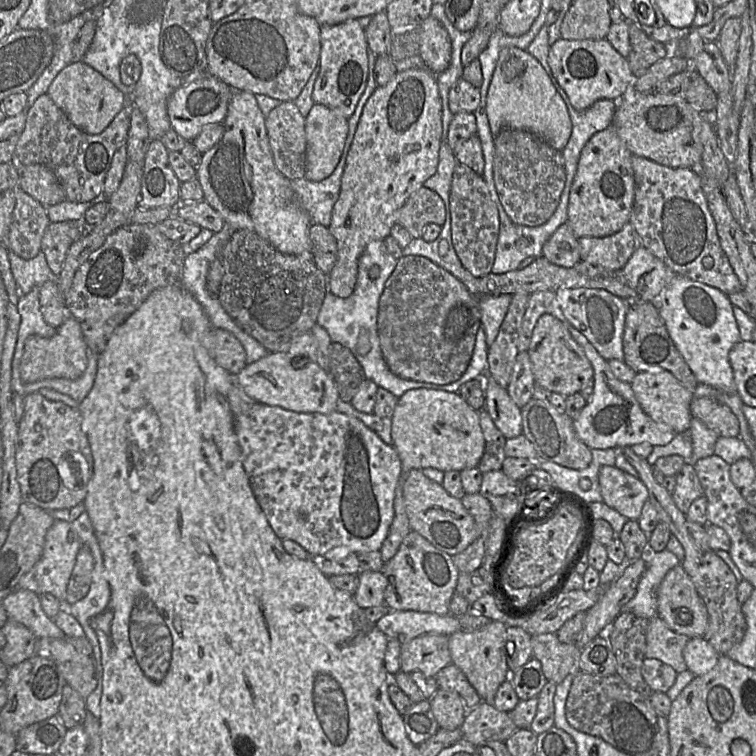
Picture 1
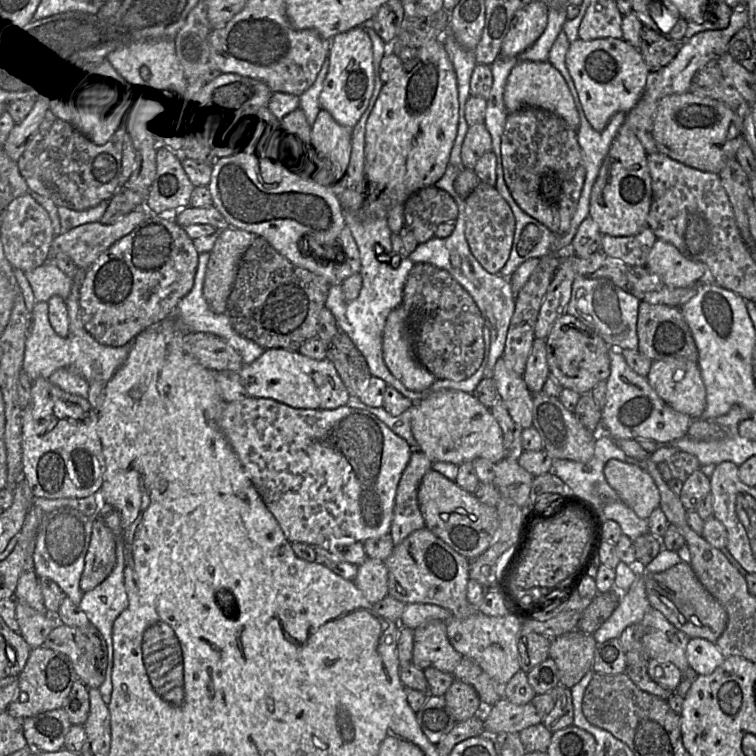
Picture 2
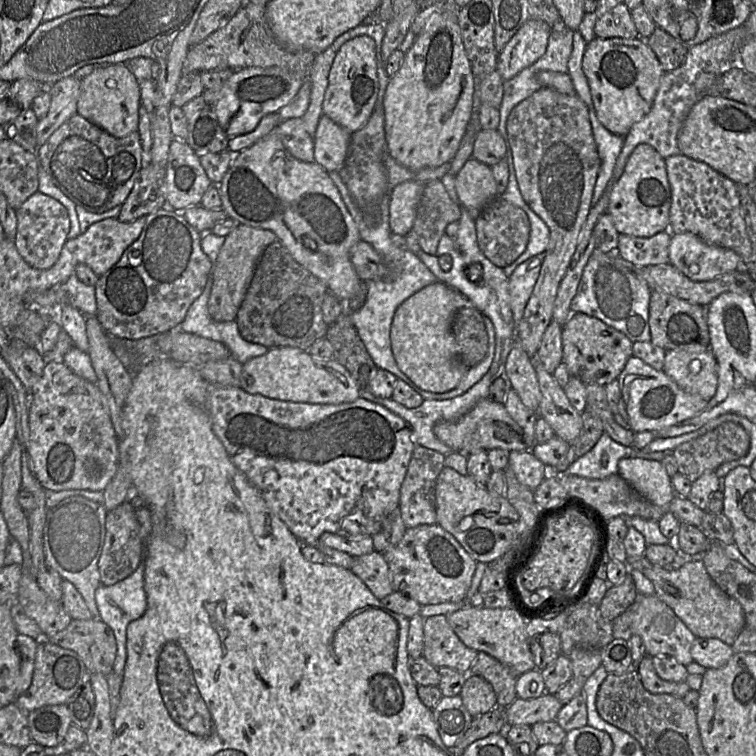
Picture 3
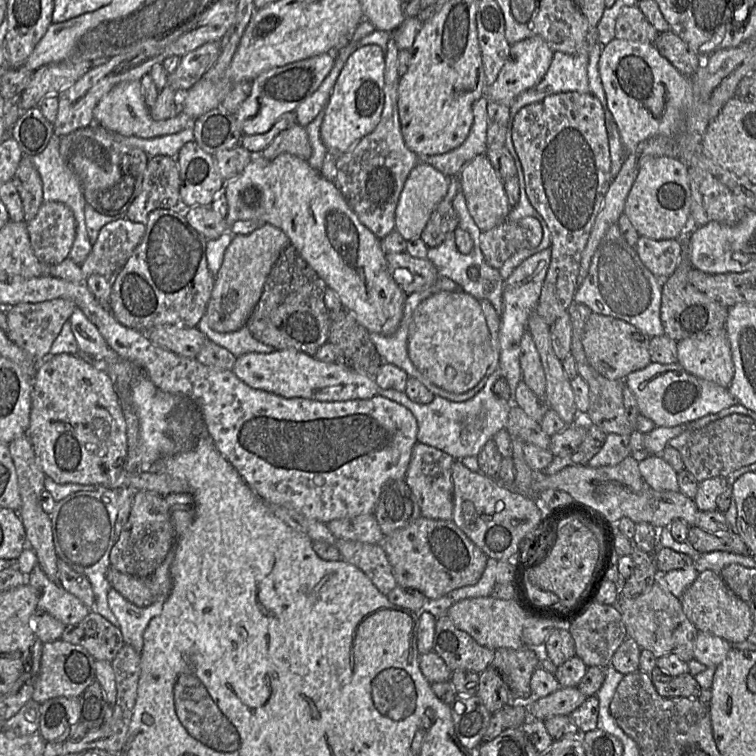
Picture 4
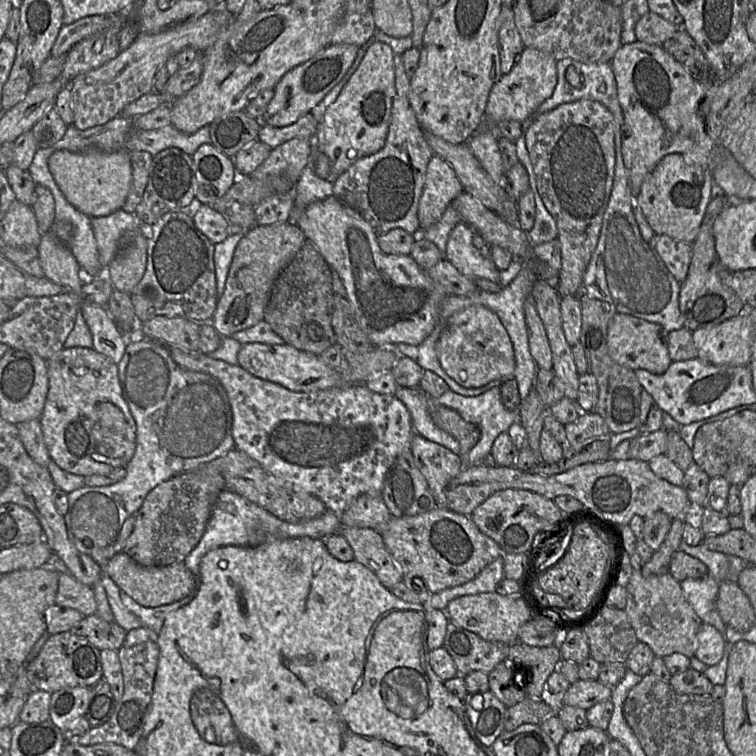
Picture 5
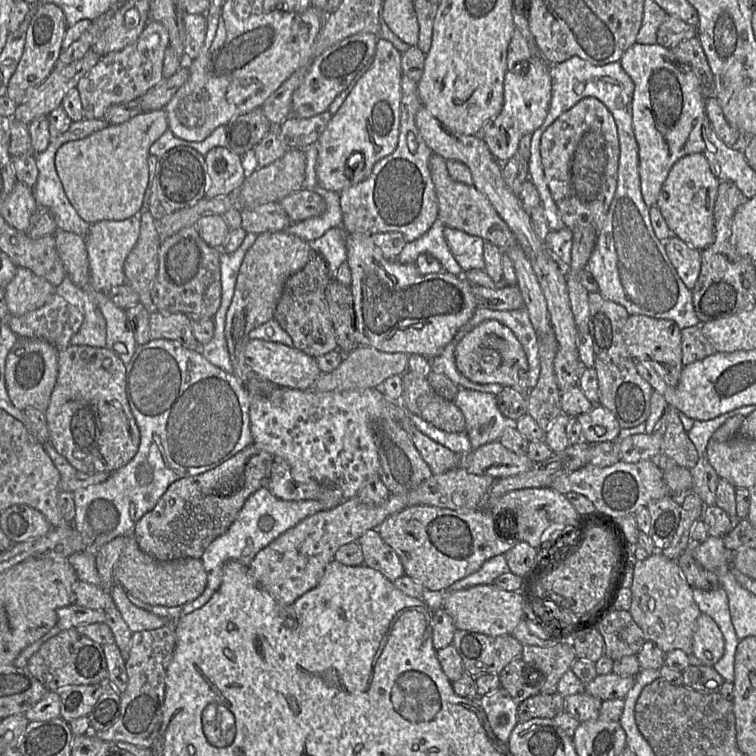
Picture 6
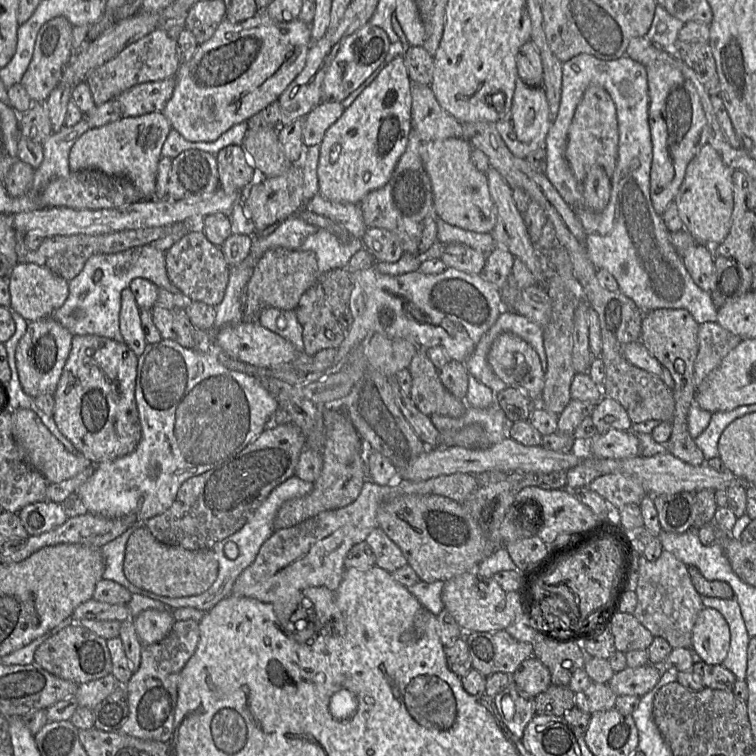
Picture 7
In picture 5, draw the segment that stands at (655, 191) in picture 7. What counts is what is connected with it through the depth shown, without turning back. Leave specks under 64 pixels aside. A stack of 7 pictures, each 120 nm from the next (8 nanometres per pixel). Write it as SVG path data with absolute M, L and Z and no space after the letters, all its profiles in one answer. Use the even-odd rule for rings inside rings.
M635 41L623 44L610 61L617 85L617 95L623 112L621 129L622 156L628 183L634 199L642 183L660 160L669 154L680 154L688 162L708 168L714 142L707 133L702 103L707 94L720 82L714 76L707 81L694 79L691 74L661 46Z

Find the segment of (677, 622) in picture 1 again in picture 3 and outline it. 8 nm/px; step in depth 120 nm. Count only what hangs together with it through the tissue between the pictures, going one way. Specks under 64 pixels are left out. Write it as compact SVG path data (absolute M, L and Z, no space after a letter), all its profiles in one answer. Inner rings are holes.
M629 557L625 563L653 583L655 596L674 611L696 638L716 638L731 646L742 631L742 606L714 583L702 561L689 561L677 569L660 567L645 557Z

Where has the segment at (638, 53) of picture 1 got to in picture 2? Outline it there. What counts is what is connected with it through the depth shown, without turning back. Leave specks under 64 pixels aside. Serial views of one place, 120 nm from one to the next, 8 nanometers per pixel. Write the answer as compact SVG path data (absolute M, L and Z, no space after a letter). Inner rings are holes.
M643 27L640 32L638 50L651 72L656 72L667 66L676 57L679 48L650 28Z

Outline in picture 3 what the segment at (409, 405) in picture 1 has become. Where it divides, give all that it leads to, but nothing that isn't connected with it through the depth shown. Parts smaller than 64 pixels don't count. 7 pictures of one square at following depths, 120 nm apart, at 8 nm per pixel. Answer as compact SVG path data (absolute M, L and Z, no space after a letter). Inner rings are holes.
M487 399L479 401L468 413L455 421L438 422L433 432L453 452L467 456L481 450L531 451L533 447L526 443L523 429L511 418L504 405Z

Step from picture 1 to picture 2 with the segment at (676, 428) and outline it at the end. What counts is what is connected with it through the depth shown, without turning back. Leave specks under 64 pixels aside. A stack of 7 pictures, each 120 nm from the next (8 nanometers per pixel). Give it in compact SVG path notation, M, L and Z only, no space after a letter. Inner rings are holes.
M653 362L646 376L657 395L674 410L699 419L706 407L706 388L697 362Z

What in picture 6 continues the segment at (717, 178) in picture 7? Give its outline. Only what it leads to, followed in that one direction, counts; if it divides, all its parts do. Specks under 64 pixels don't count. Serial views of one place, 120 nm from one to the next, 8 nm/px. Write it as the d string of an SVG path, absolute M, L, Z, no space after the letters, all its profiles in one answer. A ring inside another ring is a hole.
M703 152L695 153L680 158L673 165L658 195L656 207L671 234L700 251L714 241L714 205L719 185Z

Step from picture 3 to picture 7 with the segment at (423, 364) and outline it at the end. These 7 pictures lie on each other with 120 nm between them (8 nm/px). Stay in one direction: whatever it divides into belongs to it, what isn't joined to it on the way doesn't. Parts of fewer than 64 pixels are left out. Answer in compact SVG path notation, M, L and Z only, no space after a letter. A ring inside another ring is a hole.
M504 332L493 342L487 360L493 372L508 387L524 392L538 403L544 385L545 372L533 348L520 337Z

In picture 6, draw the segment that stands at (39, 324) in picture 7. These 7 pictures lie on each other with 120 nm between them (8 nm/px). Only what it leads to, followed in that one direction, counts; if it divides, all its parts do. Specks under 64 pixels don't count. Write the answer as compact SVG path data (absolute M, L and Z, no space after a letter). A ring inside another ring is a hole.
M18 338L6 357L5 384L8 396L12 404L24 411L27 407L34 407L45 411L50 400L51 393L56 383L58 374L58 349L49 342L37 338Z

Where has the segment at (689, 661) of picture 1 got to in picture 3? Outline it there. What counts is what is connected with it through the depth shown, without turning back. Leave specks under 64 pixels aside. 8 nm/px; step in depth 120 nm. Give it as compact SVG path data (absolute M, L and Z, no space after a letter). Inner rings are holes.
M696 638L691 646L693 662L706 669L718 669L733 656L731 646L716 638Z

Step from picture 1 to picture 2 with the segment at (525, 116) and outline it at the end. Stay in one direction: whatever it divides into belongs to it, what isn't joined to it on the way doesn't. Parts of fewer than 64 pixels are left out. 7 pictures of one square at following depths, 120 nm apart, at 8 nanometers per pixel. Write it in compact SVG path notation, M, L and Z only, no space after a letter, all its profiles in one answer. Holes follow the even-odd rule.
M523 61L514 66L508 76L503 99L508 113L524 107L536 107L561 117L573 129L579 126L572 93L562 74L549 62Z

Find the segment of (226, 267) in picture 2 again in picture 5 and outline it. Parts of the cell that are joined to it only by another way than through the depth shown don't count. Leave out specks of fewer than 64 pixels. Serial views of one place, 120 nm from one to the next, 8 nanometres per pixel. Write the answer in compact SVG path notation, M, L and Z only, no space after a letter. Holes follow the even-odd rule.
M294 222L255 226L246 231L235 248L224 292L210 321L221 337L230 337L263 320L276 278L306 241Z

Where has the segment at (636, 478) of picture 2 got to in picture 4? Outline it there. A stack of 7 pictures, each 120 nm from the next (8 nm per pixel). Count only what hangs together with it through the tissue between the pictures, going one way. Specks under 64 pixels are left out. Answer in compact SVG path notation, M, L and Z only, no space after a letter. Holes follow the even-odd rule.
M651 455L639 462L643 479L658 491L679 491L677 472L660 455Z

